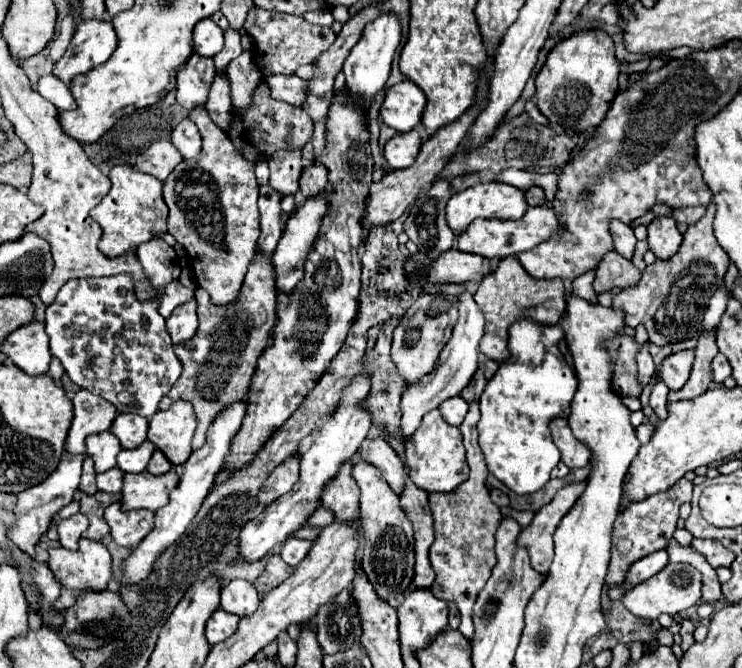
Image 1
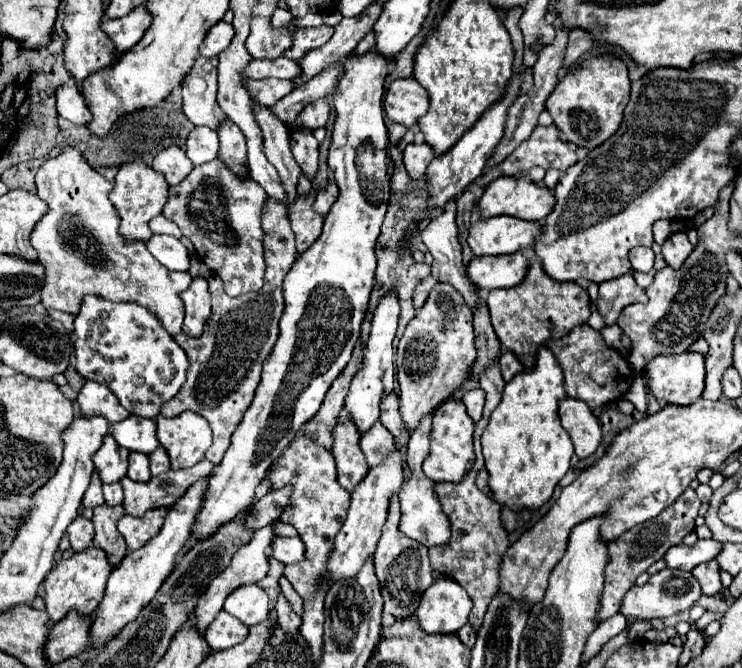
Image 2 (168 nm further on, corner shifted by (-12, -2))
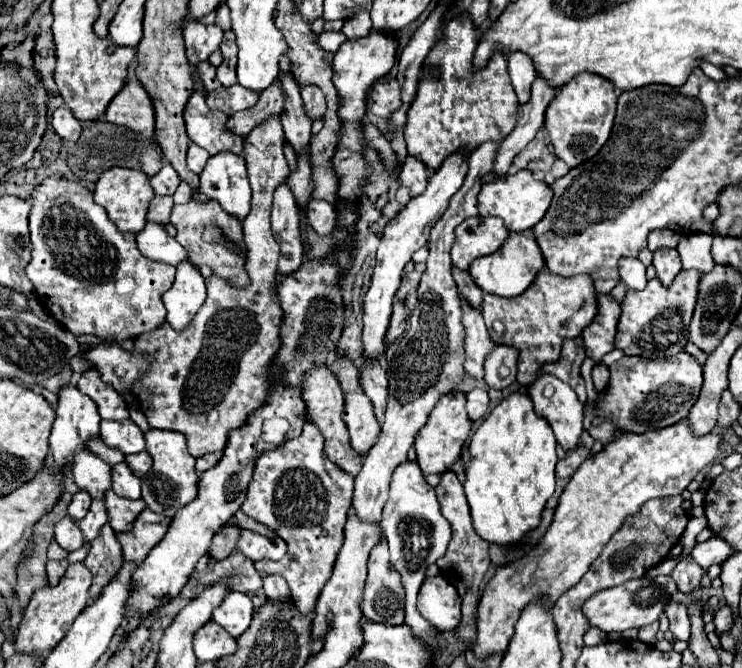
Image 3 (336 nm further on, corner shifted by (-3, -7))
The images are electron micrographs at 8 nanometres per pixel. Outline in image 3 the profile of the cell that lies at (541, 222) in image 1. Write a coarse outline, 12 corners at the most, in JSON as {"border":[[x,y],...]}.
{"border":[[471,217],[455,229],[451,261],[469,269],[509,239],[499,217]]}

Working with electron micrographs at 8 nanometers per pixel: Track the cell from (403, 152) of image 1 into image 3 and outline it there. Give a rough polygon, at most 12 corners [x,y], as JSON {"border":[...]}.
{"border":[[407,155],[399,181],[411,197],[423,193],[429,169],[417,157]]}

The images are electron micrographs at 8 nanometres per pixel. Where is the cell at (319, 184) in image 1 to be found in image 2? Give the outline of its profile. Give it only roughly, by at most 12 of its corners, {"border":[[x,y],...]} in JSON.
{"border":[[328,184],[318,190],[314,210],[326,216],[336,202],[338,188]]}

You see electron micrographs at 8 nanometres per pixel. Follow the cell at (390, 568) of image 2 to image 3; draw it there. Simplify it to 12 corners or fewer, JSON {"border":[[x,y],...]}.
{"border":[[383,535],[369,555],[363,615],[405,619],[405,589]]}

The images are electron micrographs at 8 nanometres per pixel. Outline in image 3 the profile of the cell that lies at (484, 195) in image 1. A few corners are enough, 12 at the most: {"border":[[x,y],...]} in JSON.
{"border":[[531,171],[479,191],[479,215],[523,233],[543,219],[551,193]]}

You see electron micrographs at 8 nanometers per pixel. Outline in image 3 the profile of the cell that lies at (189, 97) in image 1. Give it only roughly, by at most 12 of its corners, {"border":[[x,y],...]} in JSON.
{"border":[[197,69],[183,111],[189,139],[211,155],[241,155],[243,141],[229,117],[207,107]]}

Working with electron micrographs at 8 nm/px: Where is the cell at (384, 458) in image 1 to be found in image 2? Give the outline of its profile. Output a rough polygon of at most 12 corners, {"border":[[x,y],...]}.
{"border":[[380,420],[360,436],[368,466],[378,466],[394,448]]}

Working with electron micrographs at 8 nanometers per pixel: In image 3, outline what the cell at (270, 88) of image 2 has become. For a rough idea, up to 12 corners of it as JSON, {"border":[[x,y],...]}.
{"border":[[235,83],[209,91],[211,109],[233,115],[257,103],[259,93]]}

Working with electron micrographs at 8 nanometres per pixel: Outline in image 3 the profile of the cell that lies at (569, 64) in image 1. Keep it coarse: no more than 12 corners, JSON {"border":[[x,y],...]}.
{"border":[[595,73],[565,83],[545,111],[569,167],[611,135],[615,85]]}

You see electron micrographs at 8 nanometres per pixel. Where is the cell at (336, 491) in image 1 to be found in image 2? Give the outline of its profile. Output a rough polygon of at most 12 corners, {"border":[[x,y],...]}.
{"border":[[340,416],[332,430],[338,482],[352,492],[368,474],[356,424]]}

